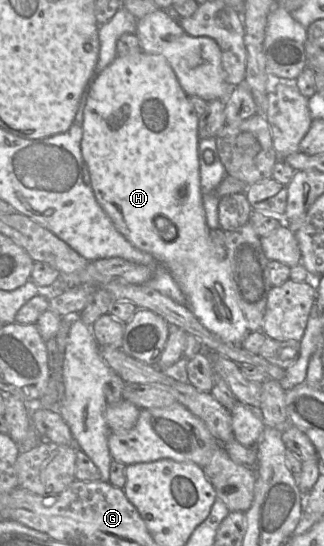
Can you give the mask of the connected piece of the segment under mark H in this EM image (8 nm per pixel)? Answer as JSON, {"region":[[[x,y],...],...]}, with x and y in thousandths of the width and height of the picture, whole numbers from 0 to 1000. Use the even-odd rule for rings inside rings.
{"region":[[[441,93],[361,103],[275,156],[253,231],[253,282],[293,361],[364,423],[417,454],[469,467],[522,496],[574,542],[577,559],[630,599],[688,625],[744,634],[772,606],[731,553],[698,454],[657,443],[627,377],[611,288],[614,216],[506,103]],[[559,344],[571,346],[562,363],[549,357]]]}

